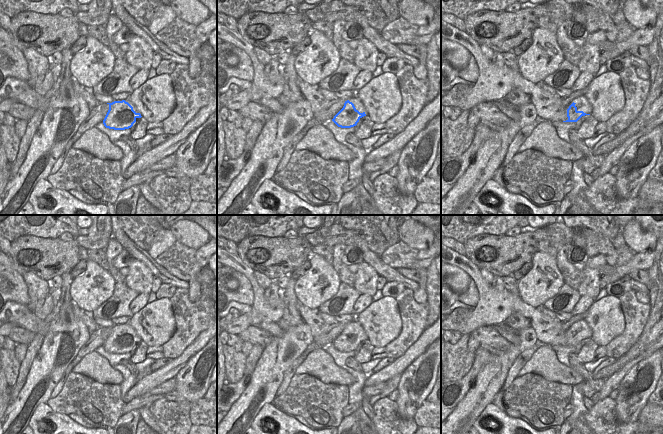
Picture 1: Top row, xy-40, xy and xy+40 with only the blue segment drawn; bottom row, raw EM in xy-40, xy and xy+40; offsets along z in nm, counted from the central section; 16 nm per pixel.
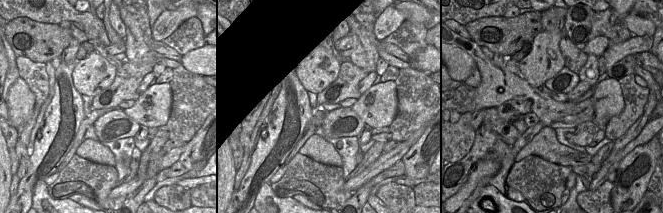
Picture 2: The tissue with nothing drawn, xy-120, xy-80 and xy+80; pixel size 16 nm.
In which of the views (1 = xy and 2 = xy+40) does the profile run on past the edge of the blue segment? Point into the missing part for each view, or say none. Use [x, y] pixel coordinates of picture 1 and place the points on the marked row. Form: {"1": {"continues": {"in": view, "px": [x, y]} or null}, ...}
{"1": {"continues": null}, "2": {"continues": null}}

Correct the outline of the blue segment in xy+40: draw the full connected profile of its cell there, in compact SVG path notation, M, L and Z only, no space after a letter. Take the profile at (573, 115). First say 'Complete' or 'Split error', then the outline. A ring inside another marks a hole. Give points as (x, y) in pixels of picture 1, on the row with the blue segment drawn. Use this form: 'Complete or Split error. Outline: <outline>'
Complete. Outline: M572 103L569 108L567 109L567 117L568 119L563 122L577 122L582 116L590 115L586 114L583 111L578 111L577 107L575 106L576 103Z

